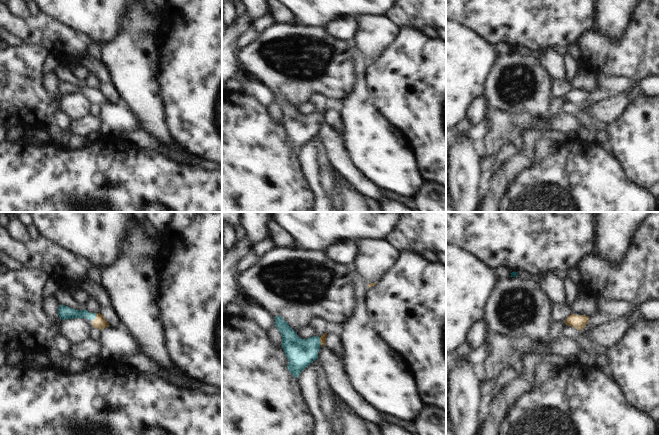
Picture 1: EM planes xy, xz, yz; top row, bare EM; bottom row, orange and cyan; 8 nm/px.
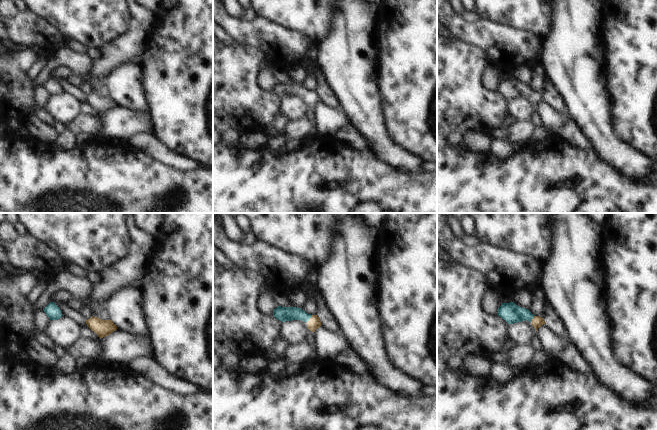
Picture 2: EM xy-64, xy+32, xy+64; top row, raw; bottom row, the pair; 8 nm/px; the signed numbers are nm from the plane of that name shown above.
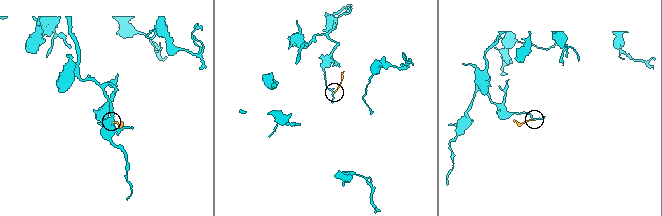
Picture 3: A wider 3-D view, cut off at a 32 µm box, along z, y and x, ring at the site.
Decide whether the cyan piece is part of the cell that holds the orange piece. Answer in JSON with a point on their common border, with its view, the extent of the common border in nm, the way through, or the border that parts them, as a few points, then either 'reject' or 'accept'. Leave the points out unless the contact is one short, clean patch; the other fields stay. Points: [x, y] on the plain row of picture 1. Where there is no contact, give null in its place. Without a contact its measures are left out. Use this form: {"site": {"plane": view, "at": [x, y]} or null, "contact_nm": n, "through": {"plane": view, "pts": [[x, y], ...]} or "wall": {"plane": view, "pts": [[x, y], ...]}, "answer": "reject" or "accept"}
{"site": {"plane": "xz", "at": [320, 117]}, "contact_nm": 70, "through": {"plane": "xz", "pts": [[323, 114], [320, 117], [300, 129]]}, "answer": "accept"}

